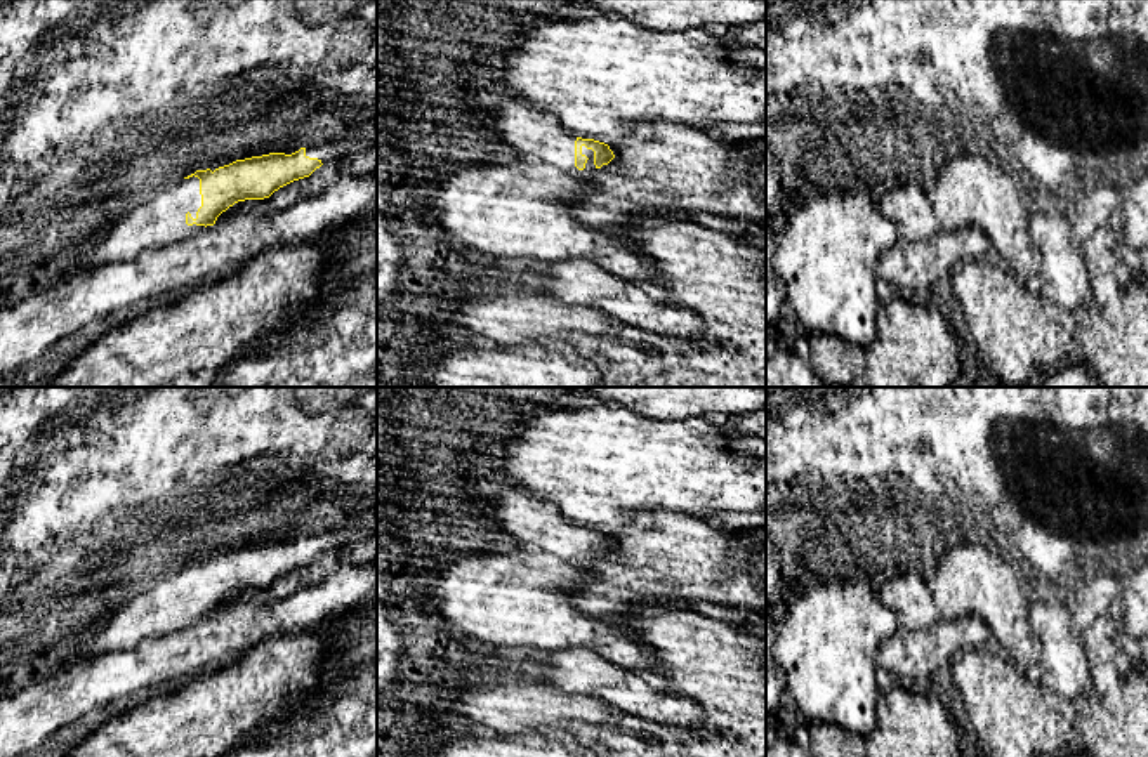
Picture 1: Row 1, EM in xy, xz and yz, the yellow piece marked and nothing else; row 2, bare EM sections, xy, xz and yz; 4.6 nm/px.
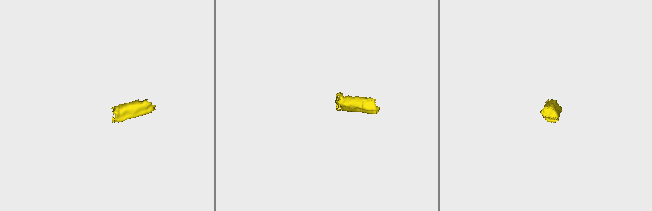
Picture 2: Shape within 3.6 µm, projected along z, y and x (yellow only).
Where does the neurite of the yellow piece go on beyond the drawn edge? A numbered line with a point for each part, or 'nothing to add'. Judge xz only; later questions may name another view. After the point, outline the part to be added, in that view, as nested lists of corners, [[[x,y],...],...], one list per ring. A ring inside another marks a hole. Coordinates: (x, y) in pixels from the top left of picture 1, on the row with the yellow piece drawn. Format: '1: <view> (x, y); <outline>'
1: xz (534, 134); [[[509,101],[493,109],[490,118],[497,135],[523,158],[554,165],[571,175],[594,172],[594,151],[582,146],[589,160],[584,170],[575,167],[577,135],[566,130],[552,115]]]

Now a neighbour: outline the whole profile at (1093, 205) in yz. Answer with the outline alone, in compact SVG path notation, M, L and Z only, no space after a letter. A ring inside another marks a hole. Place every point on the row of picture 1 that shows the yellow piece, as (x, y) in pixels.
M1096 179L1082 186L1068 200L1073 241L1084 245L1110 219L1120 205L1115 179Z

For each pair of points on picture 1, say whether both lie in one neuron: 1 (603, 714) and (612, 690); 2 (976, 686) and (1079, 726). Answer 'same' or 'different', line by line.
1: different
2: same

